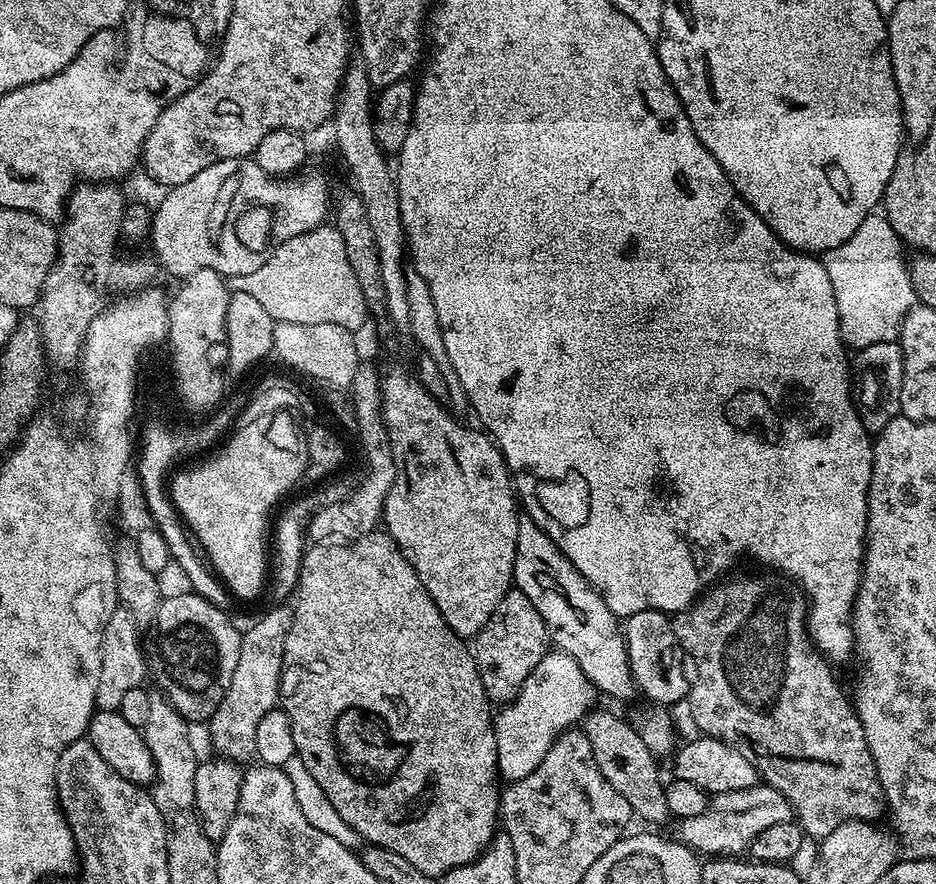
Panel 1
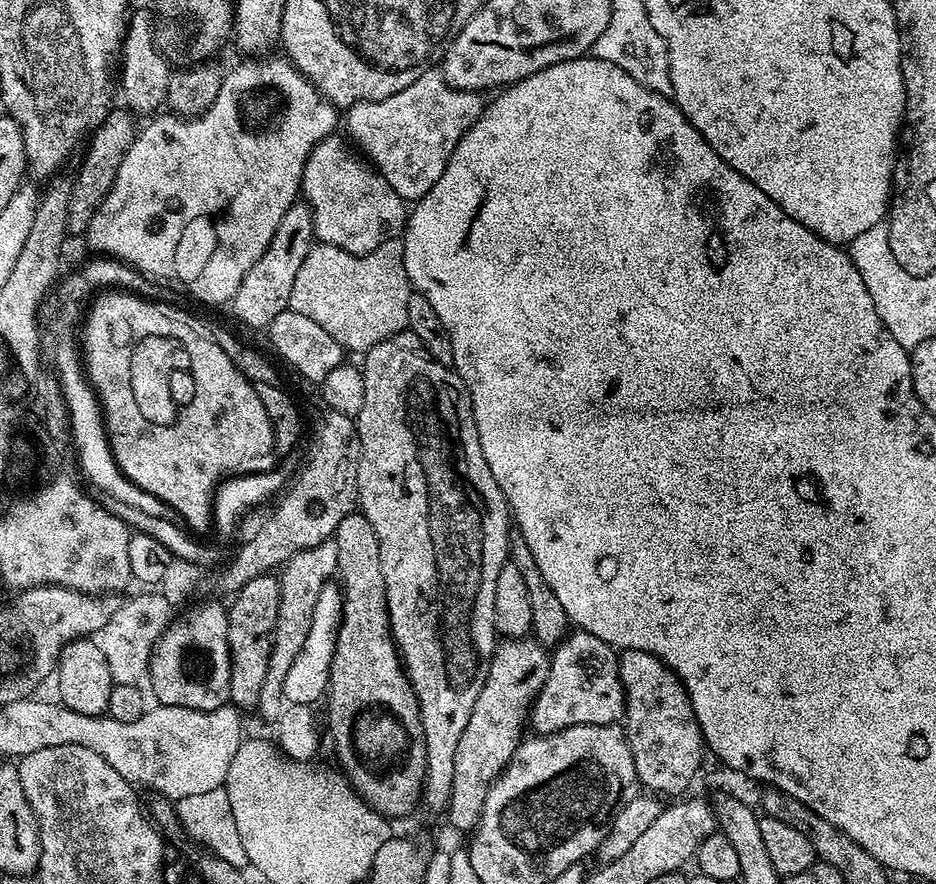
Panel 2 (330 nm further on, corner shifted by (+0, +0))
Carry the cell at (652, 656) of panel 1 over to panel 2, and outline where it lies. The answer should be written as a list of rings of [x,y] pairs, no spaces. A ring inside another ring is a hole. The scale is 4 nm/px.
[[[572,630],[551,649],[548,673],[530,709],[530,728],[545,736],[570,726],[602,726],[624,719],[624,687],[618,674],[618,652],[602,638]]]

